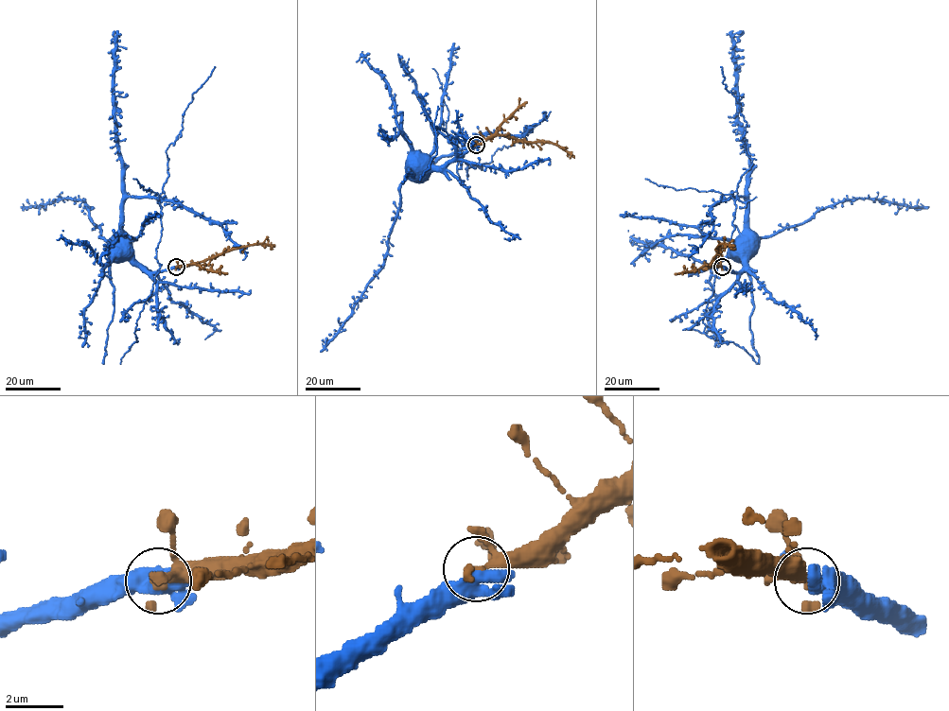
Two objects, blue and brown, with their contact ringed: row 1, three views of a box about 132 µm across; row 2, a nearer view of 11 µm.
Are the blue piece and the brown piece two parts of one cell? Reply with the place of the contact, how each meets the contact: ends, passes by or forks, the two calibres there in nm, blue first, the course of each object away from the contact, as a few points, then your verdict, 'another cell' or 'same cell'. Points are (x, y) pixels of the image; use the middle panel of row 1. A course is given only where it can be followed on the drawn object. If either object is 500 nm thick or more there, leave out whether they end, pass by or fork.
place (476, 145); blue forks; brown forks; calibres 360 and 220 nm; course blue (476, 145), (439, 167), (421, 168), (457, 152), (461, 158), (459, 139), (433, 127), (436, 154), (420, 180); course brown (476, 145), (494, 136), (512, 137), (525, 142), (558, 145), (571, 154), (570, 158); same cell

